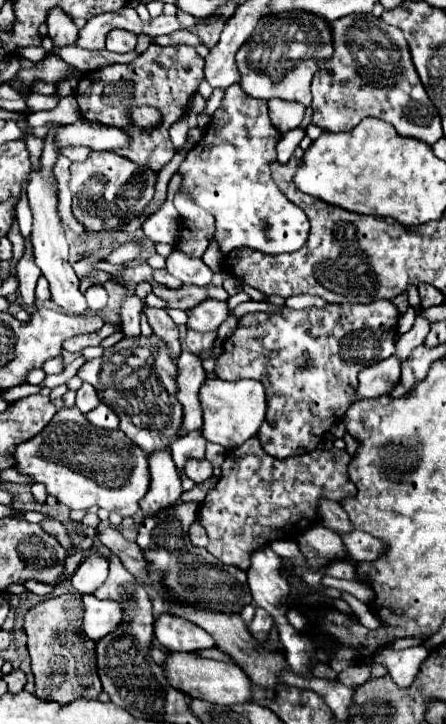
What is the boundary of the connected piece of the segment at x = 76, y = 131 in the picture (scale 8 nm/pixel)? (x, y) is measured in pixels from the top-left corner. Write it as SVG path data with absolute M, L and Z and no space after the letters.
M78 119L72 125L66 125L62 133L58 133L58 147L66 145L86 145L94 151L116 151L128 147L130 137L124 129L106 127L100 123L90 123L86 119Z

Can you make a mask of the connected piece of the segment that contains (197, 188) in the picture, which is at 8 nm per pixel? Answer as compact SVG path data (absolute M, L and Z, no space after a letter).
M240 83L226 89L222 105L212 115L204 137L192 147L180 165L182 187L200 207L216 219L214 237L222 253L236 247L250 247L262 253L284 253L300 249L310 231L308 217L294 207L272 179L272 163L276 161L278 129L270 123L268 103L246 95Z

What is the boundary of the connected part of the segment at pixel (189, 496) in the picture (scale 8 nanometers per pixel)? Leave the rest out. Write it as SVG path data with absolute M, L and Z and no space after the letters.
M210 477L206 483L200 483L200 485L196 485L194 489L190 489L190 491L186 491L184 495L182 495L182 503L188 503L188 501L194 501L194 503L198 503L198 505L202 505L202 501L204 501L204 497L206 497L206 493L216 485L216 477Z

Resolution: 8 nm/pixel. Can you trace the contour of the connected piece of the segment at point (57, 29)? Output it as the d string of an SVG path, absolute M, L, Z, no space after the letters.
M52 9L52 13L46 19L46 25L48 25L48 35L56 47L76 45L78 29L72 23L72 19L66 13L62 13L62 9Z

